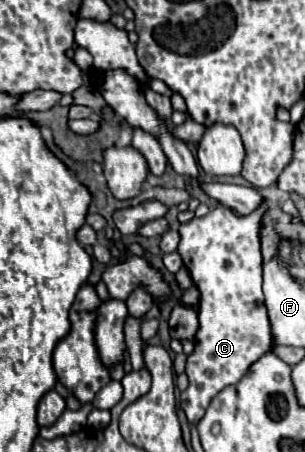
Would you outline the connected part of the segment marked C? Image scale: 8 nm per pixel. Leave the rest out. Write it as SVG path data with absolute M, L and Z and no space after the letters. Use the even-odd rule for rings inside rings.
M217 206L213 208L207 216L203 218L193 218L187 224L179 226L181 234L181 244L179 244L179 254L183 258L185 268L189 270L193 284L201 292L199 298L199 330L195 334L195 350L187 356L187 368L185 374L189 378L189 386L185 392L179 396L179 404L189 420L191 426L197 426L199 420L205 416L207 406L211 400L231 384L237 384L245 374L251 372L251 366L265 356L267 352L273 350L275 338L271 332L271 322L265 306L265 296L263 296L263 256L261 256L261 218L263 218L263 208L249 214L249 216L239 216L227 206Z

